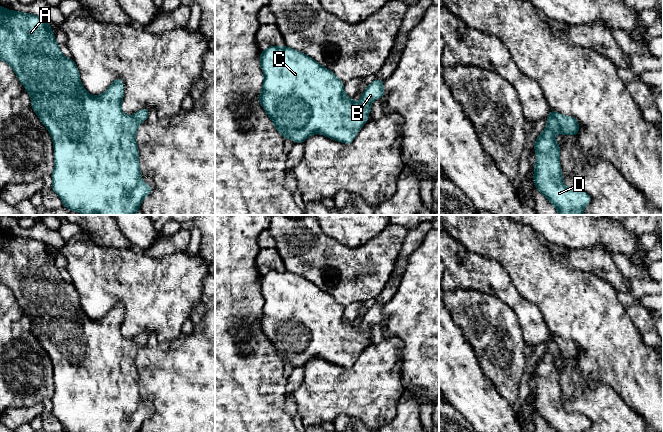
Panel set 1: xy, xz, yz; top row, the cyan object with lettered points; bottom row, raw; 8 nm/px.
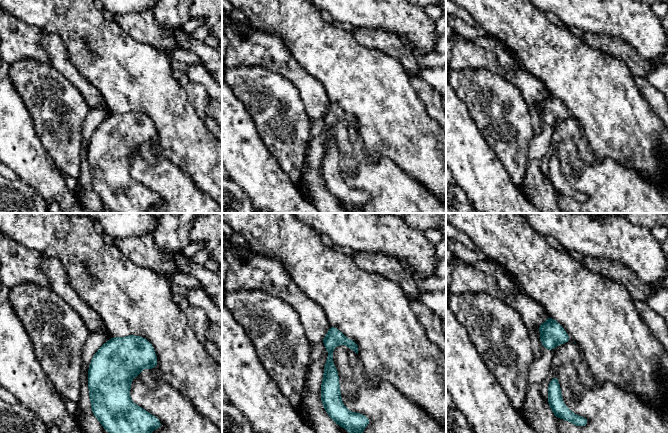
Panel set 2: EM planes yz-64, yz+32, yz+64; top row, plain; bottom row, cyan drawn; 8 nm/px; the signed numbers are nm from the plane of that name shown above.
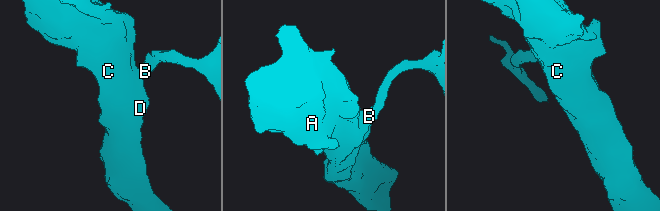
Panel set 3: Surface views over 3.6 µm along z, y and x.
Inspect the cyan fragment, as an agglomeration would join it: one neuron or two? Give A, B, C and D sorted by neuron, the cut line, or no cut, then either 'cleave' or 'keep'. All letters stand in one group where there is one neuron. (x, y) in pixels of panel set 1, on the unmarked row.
groups A B C D; cut none; keep

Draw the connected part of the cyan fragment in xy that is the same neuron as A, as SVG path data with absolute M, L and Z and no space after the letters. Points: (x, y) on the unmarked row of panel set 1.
M0 230L0 284L8 287L19 305L27 314L31 321L31 331L40 342L43 349L48 353L54 369L54 394L52 400L52 414L61 422L63 430L66 432L140 432L142 424L150 419L152 411L142 405L139 389L139 374L136 367L136 357L141 346L145 346L149 339L149 333L142 332L133 340L125 339L121 332L121 326L124 321L123 304L118 301L109 312L101 319L90 319L80 305L79 295L72 282L66 282L59 269L55 265L55 258L51 254L51 249L43 242L37 239L11 235Z

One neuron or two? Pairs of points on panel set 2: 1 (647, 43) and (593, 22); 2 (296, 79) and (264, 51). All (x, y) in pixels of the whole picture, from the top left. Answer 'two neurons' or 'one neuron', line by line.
1: one neuron
2: one neuron

